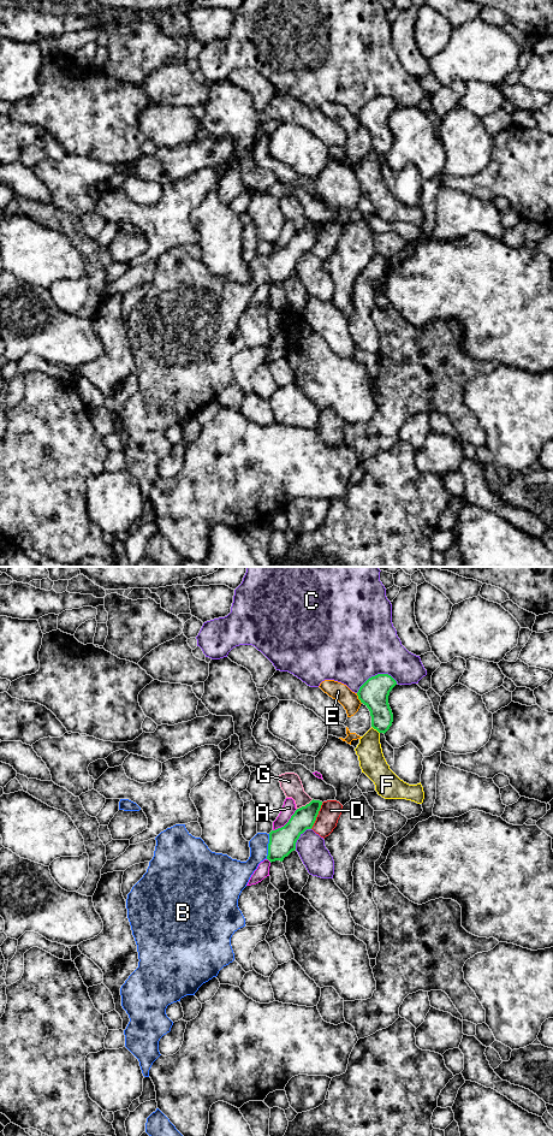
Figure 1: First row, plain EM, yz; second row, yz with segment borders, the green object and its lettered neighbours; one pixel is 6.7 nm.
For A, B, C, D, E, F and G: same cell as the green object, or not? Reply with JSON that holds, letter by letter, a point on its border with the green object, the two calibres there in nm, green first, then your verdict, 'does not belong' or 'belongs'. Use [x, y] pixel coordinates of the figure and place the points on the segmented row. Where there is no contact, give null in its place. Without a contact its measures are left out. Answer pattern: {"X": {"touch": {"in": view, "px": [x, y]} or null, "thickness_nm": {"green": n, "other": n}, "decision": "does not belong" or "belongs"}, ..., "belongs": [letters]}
{"A": {"touch": {"in": "yz", "px": [287, 822]}, "thickness_nm": {"green": 180, "other": 90}, "decision": "does not belong"}, "B": {"touch": {"in": "yz", "px": [268, 846]}, "thickness_nm": {"green": 180, "other": 140}, "decision": "belongs"}, "C": {"touch": {"in": "yz", "px": [375, 675]}, "thickness_nm": {"green": 190, "other": 500}, "decision": "does not belong"}, "D": {"touch": {"in": "yz", "px": [316, 816]}, "thickness_nm": {"green": 150, "other": 140}, "decision": "does not belong"}, "E": {"touch": {"in": "yz", "px": [358, 698]}, "thickness_nm": {"green": 190, "other": 120}, "decision": "does not belong"}, "F": {"touch": {"in": "yz", "px": [375, 728]}, "thickness_nm": {"green": 190, "other": 170}, "decision": "does not belong"}, "G": {"touch": {"in": "yz", "px": [305, 805]}, "thickness_nm": {"green": 150, "other": 140}, "decision": "does not belong"}, "belongs": ["B"]}

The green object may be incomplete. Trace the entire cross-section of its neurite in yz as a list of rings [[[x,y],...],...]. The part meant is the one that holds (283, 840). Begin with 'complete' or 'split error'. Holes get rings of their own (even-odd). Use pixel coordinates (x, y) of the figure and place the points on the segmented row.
split error; [[[311,800],[295,811],[289,822],[275,830],[257,833],[250,841],[250,857],[246,862],[232,859],[227,854],[212,852],[201,838],[192,836],[185,824],[176,824],[161,832],[156,838],[154,857],[143,877],[127,894],[126,909],[138,952],[138,968],[120,988],[121,1006],[130,1022],[124,1030],[125,1047],[138,1059],[142,1073],[149,1077],[153,1063],[161,1055],[160,1039],[171,1031],[173,1022],[167,1017],[168,1005],[180,1001],[186,995],[195,995],[198,988],[216,977],[219,971],[234,960],[231,946],[232,935],[245,927],[245,918],[238,907],[238,899],[251,875],[264,859],[270,863],[283,862],[292,851],[299,836],[311,829],[322,801]]]

